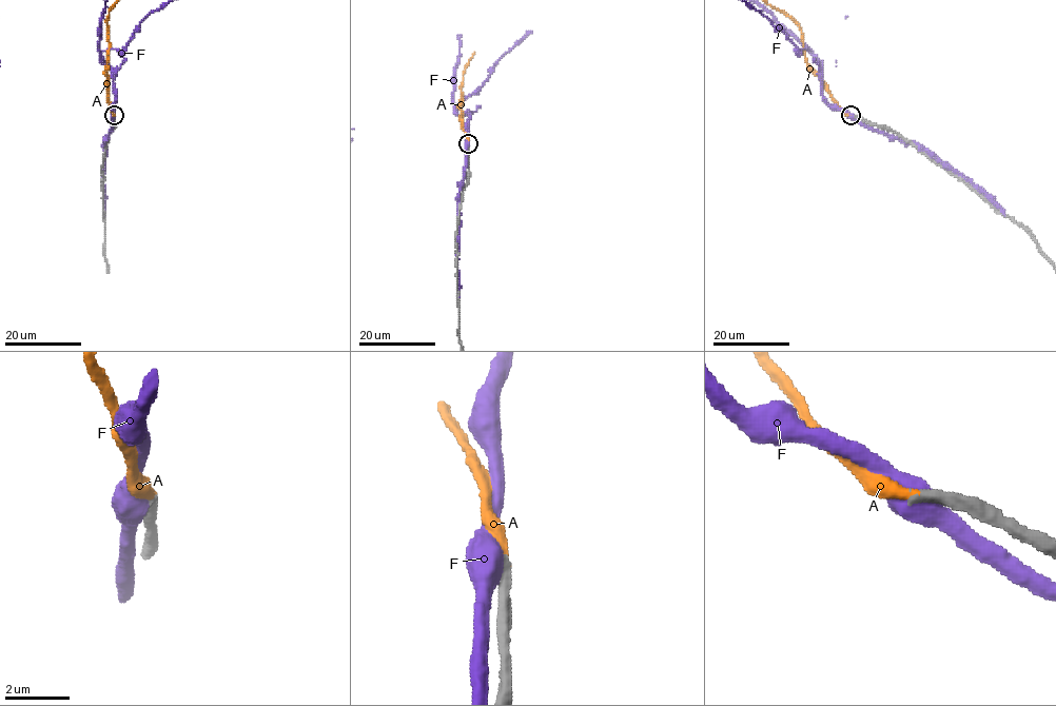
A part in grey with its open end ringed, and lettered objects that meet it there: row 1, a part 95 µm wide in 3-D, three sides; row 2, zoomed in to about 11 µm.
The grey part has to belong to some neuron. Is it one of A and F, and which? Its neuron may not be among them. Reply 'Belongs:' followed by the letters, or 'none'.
Belongs: A

